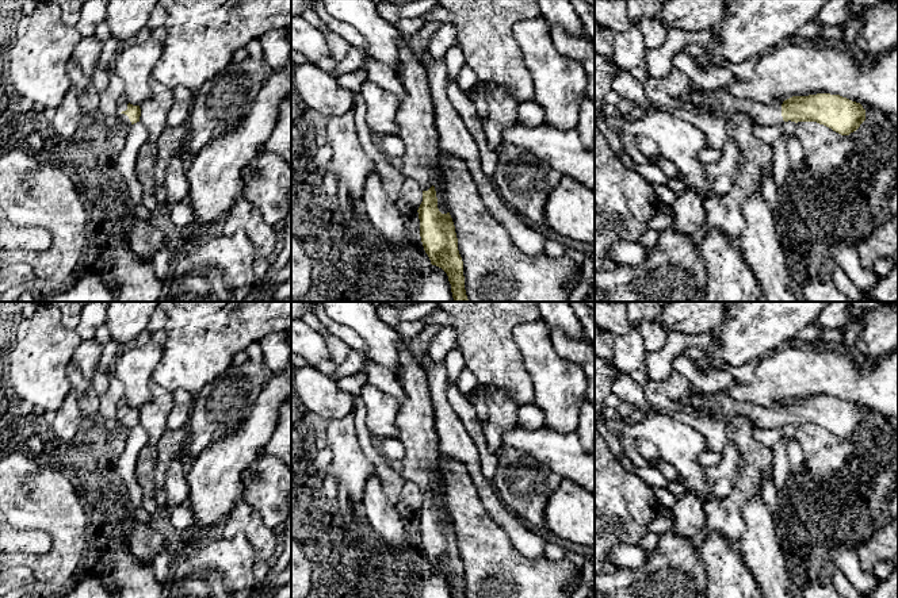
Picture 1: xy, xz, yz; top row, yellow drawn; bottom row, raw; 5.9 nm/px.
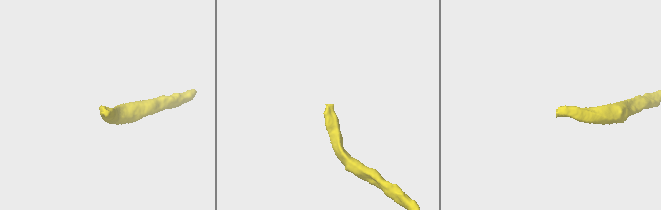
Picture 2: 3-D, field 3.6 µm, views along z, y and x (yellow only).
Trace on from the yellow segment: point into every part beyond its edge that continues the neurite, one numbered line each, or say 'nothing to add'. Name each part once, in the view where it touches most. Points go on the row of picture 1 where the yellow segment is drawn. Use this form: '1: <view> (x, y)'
1: xy (122, 103)

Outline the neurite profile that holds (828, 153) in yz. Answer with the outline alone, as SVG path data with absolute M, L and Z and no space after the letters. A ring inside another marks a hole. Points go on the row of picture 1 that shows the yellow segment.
M798 122L795 135L803 146L809 173L817 183L830 183L833 177L851 172L849 160L856 143L847 135L817 122Z

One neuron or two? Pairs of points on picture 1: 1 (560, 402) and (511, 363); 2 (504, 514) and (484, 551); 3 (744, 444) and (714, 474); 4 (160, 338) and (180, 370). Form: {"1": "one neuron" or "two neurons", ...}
{"1": "two neurons", "2": "two neurons", "3": "two neurons", "4": "two neurons"}

